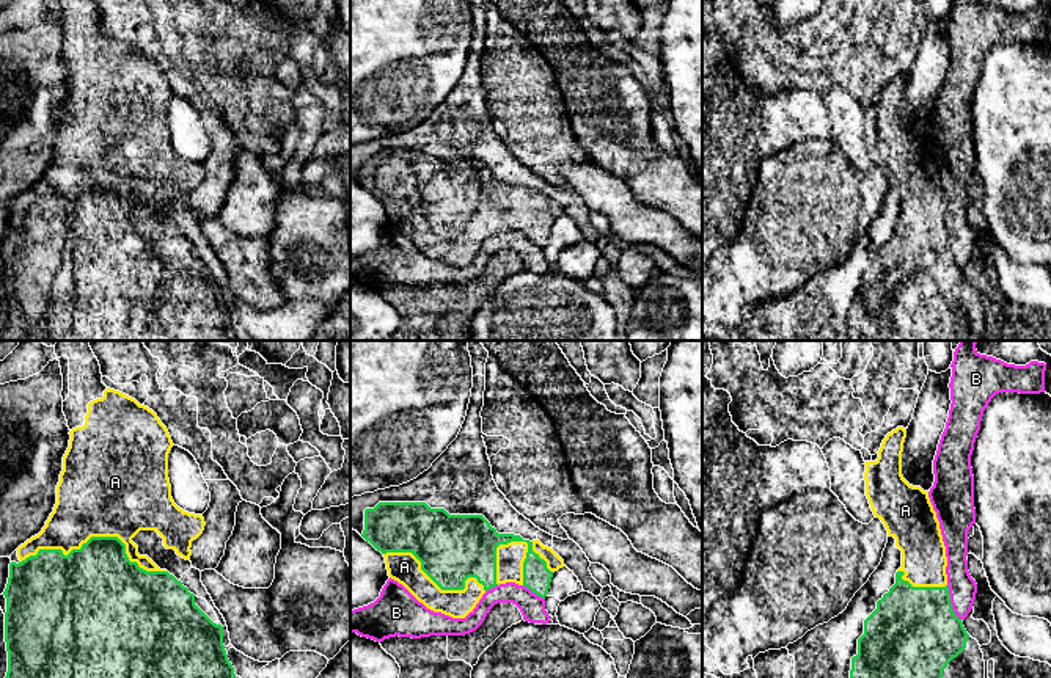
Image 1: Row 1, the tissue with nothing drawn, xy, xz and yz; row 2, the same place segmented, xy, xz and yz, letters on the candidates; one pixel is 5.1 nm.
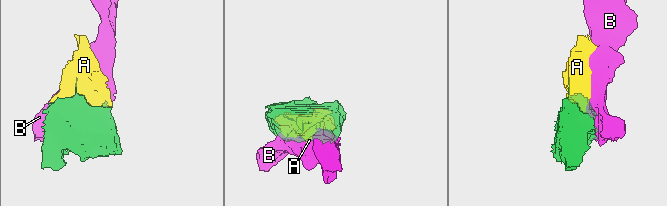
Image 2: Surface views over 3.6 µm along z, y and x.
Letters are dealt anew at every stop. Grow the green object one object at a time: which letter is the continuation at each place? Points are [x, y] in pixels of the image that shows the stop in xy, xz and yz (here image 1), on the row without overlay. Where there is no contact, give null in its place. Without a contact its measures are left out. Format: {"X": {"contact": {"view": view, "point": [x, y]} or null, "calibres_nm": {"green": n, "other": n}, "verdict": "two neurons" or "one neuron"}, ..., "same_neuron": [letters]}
{"A": {"contact": {"view": "xy", "point": [98, 185]}, "calibres_nm": {"green": 420, "other": 480}, "verdict": "one neuron"}, "B": {"contact": {"view": "yz", "point": [949, 251]}, "calibres_nm": {"green": 460, "other": 140}, "verdict": "two neurons"}, "same_neuron": ["A"]}

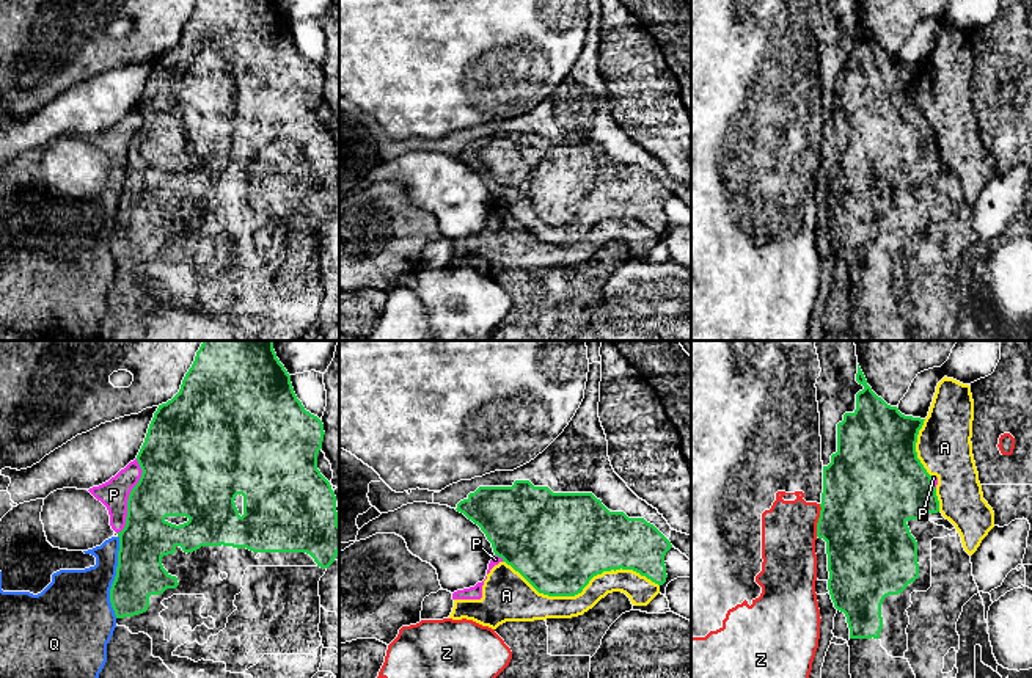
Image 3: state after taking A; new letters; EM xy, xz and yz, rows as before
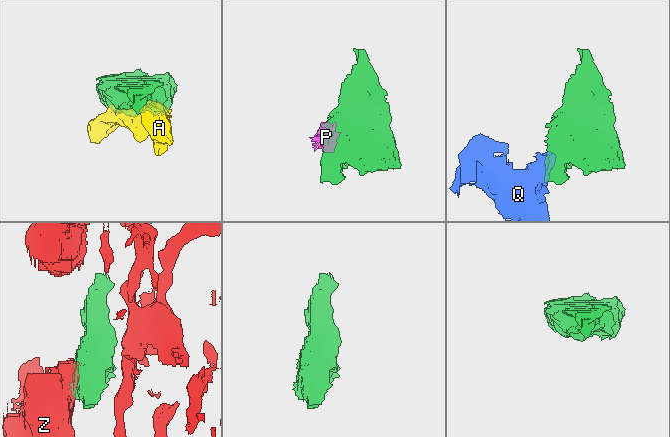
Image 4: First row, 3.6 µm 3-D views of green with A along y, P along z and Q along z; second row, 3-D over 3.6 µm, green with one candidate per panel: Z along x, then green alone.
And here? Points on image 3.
{"A": {"contact": {"view": "xz", "point": [581, 239]}, "calibres_nm": {"green": 460, "other": 140}, "verdict": "two neurons"}, "P": {"contact": {"view": "xy", "point": [129, 145]}, "calibres_nm": {"green": 360, "other": 150}, "verdict": "two neurons"}, "Q": {"contact": {"view": "xy", "point": [115, 225]}, "calibres_nm": {"green": 260, "other": 360}, "verdict": "two neurons"}, "Z": {"contact": {"view": "yz", "point": [819, 168]}, "calibres_nm": {"green": 440, "other": 280}, "verdict": "two neurons"}, "same_neuron": []}

